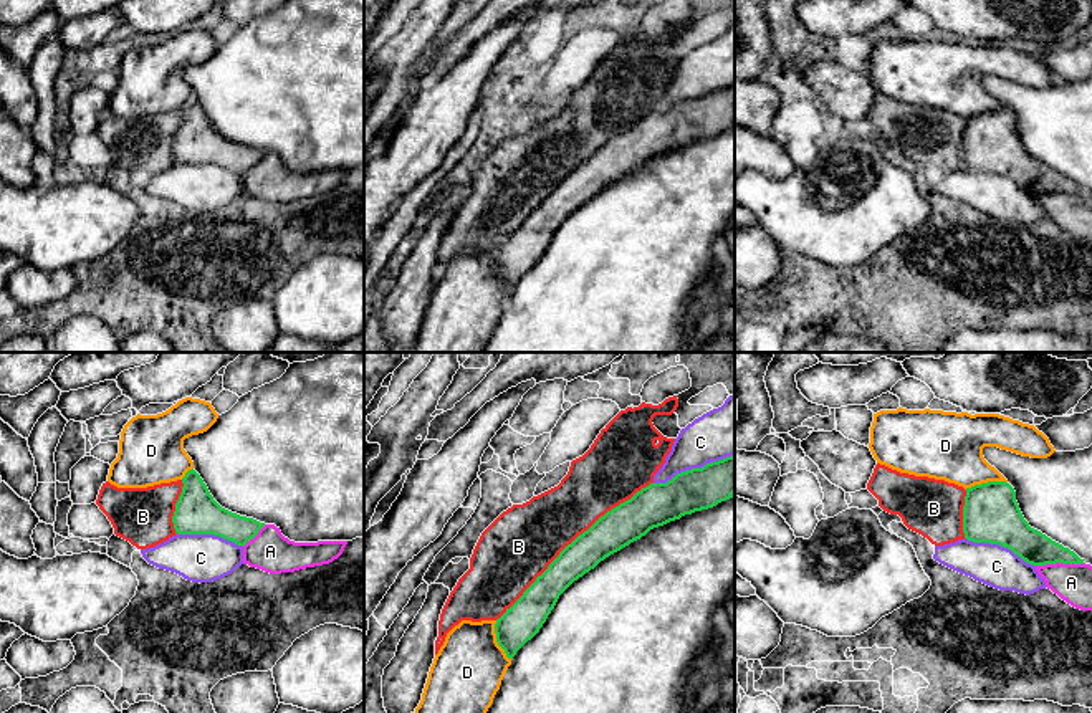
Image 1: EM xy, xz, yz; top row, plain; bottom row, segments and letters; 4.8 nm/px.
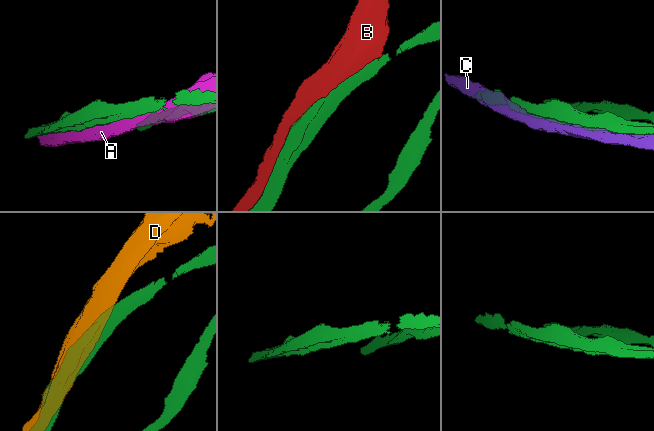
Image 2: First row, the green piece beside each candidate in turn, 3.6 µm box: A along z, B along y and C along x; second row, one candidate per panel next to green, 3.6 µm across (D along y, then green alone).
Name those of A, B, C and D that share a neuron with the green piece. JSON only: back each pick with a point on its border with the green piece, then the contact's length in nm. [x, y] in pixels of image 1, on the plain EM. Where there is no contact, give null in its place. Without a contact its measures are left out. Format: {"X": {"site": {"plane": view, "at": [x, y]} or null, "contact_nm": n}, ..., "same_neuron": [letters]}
{"B": {"site": {"plane": "xz", "at": [573, 171]}, "contact_nm": 1000}, "same_neuron": ["B"]}

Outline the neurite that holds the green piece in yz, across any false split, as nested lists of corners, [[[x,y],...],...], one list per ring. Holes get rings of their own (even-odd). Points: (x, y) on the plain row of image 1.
[[[877,93],[867,112],[867,119],[879,129],[879,136],[898,144],[903,154],[927,167],[935,175],[968,169],[973,172],[999,174],[1032,195],[1046,194],[1084,194],[1074,180],[1052,170],[1029,156],[1016,131],[1014,117],[1006,111],[988,111],[963,117],[945,109],[900,103]]]

